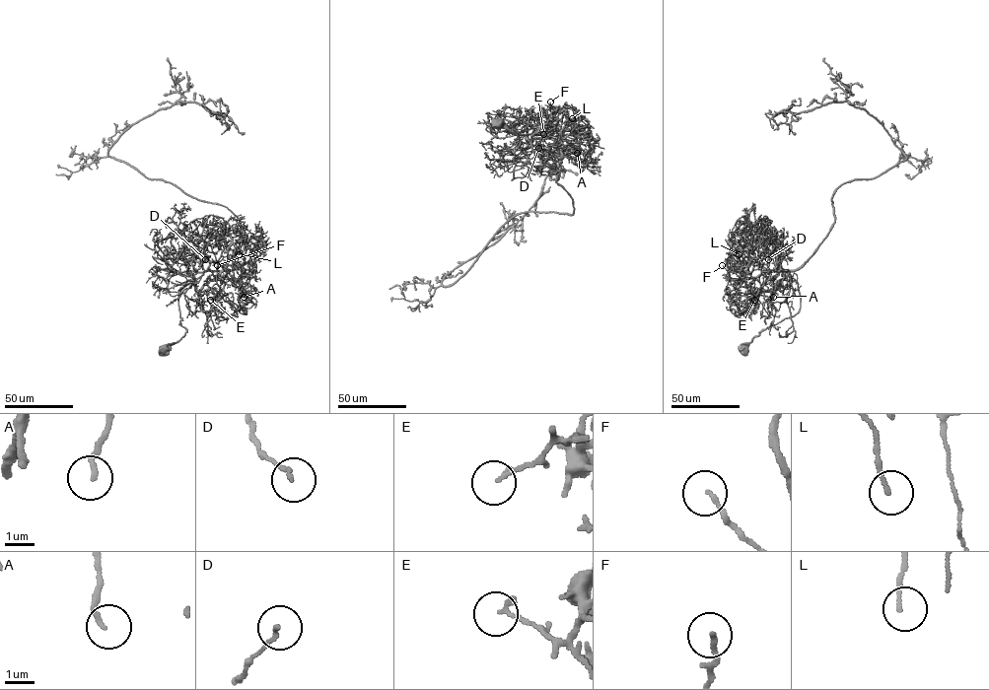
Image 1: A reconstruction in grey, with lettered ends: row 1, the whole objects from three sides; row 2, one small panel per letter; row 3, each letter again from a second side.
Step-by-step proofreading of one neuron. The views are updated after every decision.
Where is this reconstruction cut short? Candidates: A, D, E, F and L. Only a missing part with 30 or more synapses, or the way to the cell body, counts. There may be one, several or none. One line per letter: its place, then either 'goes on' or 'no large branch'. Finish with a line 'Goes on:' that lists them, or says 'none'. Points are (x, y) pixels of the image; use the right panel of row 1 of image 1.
A: at (773, 297); no large branch
D: at (768, 259); no large branch
E: at (754, 300); no large branch
F: at (722, 265); no large branch
L: at (739, 254); no large branch
Goes on: none

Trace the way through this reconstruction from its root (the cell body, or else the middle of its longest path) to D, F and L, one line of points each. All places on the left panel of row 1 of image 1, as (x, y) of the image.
D: (162, 350), (178, 341), (186, 332), (180, 325), (178, 293), (207, 269), (209, 261), (204, 251), (205, 259)
F: (162, 350), (186, 332), (180, 325), (178, 292), (205, 271), (228, 269), (224, 287), (216, 283), (217, 265)
L: (162, 350), (186, 332), (180, 325), (178, 292), (205, 271), (227, 270), (227, 248), (232, 243), (239, 254)

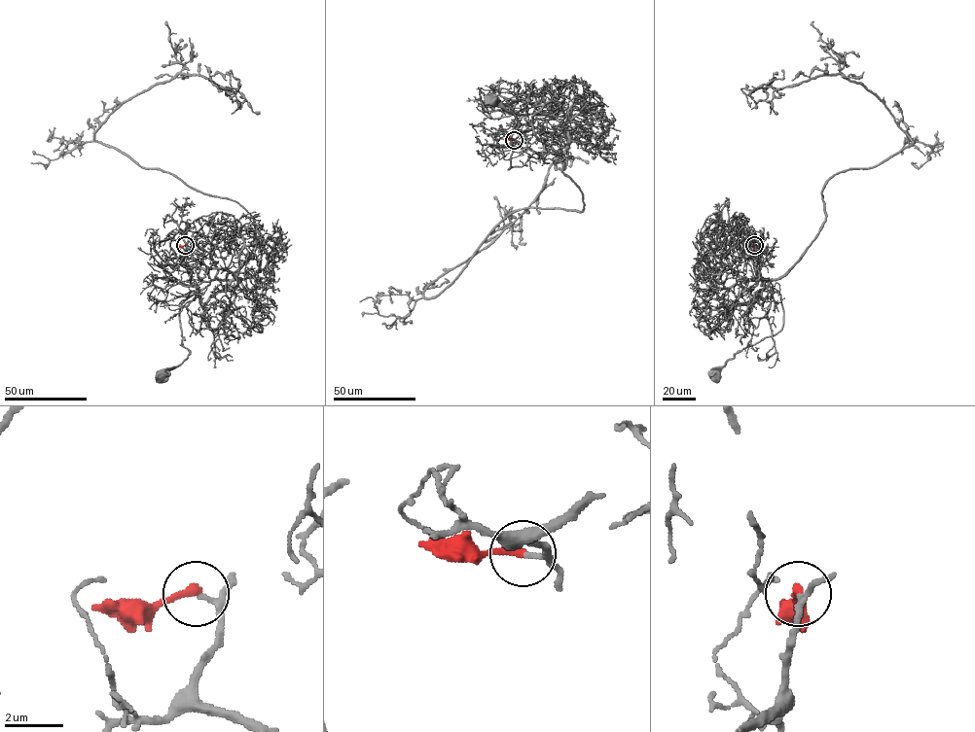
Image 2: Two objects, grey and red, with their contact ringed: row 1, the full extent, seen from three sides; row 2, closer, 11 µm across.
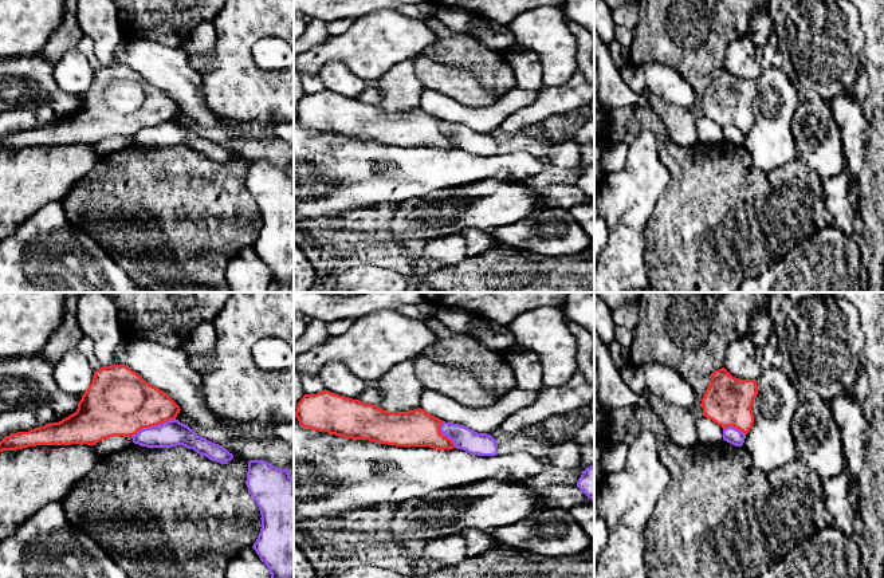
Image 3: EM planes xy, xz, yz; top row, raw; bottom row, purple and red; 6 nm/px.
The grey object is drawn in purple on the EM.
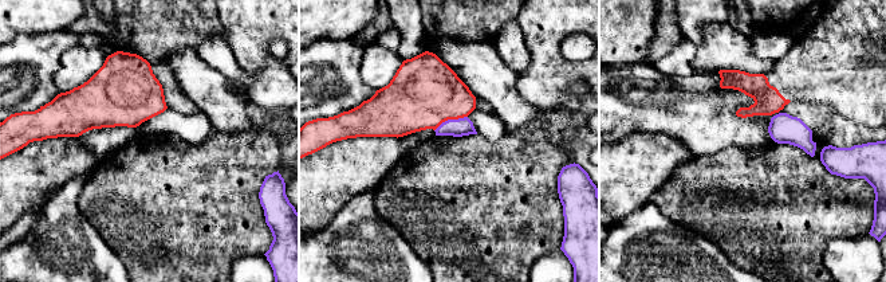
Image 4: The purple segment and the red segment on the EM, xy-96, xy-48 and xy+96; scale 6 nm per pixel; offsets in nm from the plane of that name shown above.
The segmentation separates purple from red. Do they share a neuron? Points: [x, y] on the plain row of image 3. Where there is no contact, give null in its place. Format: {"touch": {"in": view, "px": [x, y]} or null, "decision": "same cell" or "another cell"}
{"touch": {"in": "xy", "px": [154, 125]}, "decision": "another cell"}

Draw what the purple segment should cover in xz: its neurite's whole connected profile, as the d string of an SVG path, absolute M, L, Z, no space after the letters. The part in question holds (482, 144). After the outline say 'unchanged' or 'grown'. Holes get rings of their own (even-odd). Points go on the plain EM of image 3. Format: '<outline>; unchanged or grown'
M441 122L441 134L452 139L457 149L463 149L478 156L496 156L496 139L487 133L478 133L464 125L453 122Z; unchanged

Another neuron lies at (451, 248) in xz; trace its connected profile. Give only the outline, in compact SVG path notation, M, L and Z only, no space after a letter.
M447 235L427 240L421 259L432 259L439 266L459 263L468 256L464 237L457 235Z

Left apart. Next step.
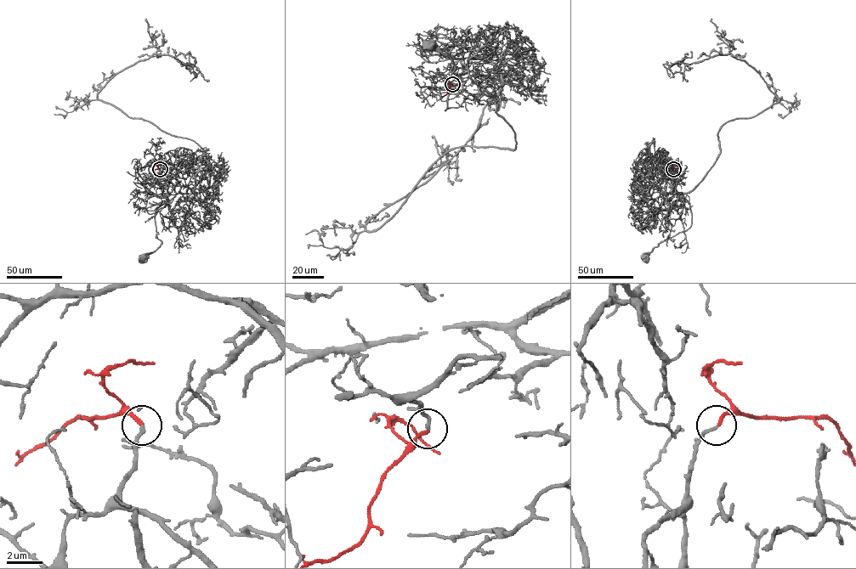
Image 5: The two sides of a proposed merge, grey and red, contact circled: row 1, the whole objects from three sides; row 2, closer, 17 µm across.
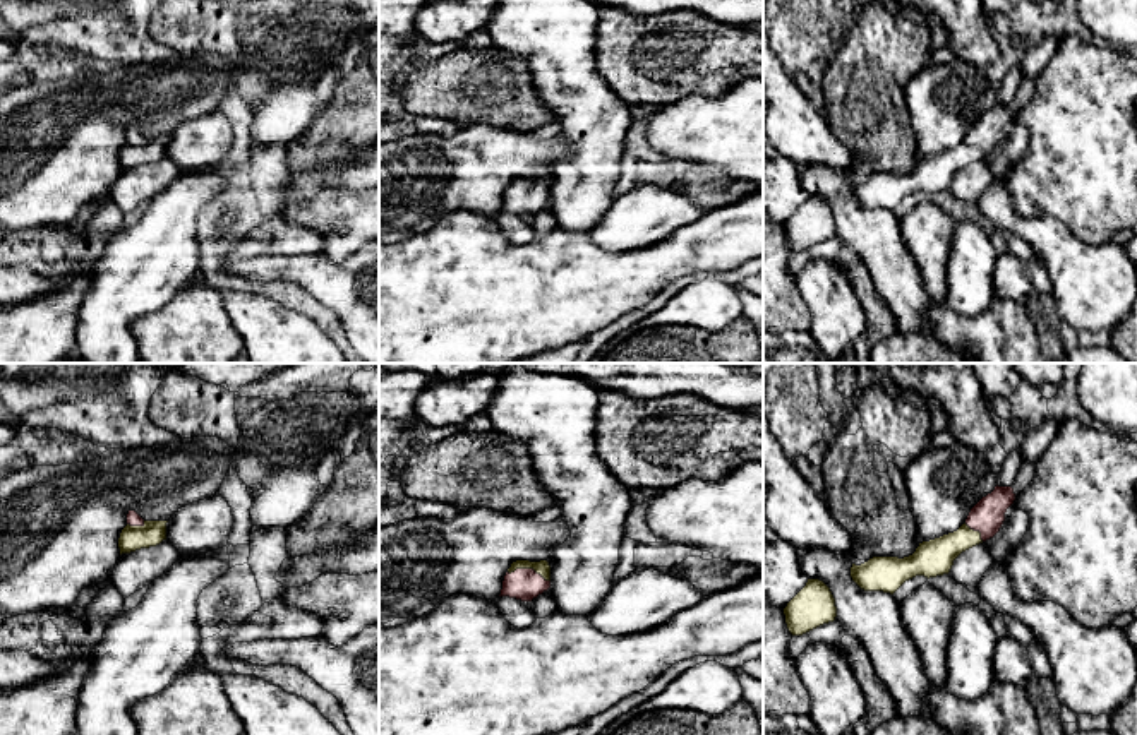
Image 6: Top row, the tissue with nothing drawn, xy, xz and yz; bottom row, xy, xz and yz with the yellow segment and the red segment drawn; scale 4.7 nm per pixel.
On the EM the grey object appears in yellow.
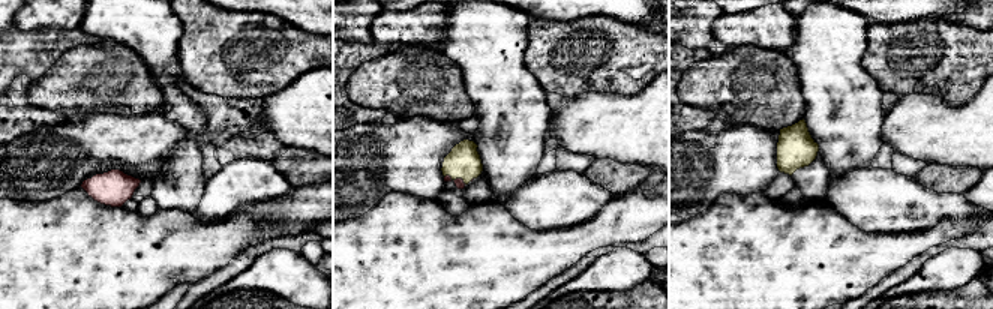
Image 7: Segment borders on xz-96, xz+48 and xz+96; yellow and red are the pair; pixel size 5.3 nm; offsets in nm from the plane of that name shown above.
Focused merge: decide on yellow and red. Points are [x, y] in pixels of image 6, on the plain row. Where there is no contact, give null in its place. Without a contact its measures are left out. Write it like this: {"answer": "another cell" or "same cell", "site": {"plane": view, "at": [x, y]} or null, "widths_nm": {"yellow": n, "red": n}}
{"answer": "same cell", "site": {"plane": "xz", "at": [529, 184]}, "widths_nm": {"yellow": 70, "red": 150}}

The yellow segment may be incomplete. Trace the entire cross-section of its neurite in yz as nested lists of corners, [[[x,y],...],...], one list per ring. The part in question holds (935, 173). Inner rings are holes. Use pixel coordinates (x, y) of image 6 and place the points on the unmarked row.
[[[995,103],[969,128],[966,139],[954,149],[923,158],[909,173],[873,173],[851,183],[852,197],[864,207],[883,207],[893,211],[905,197],[924,192],[948,190],[954,176],[966,166],[993,154],[1003,137],[1007,125],[1014,120],[1012,103]]]

